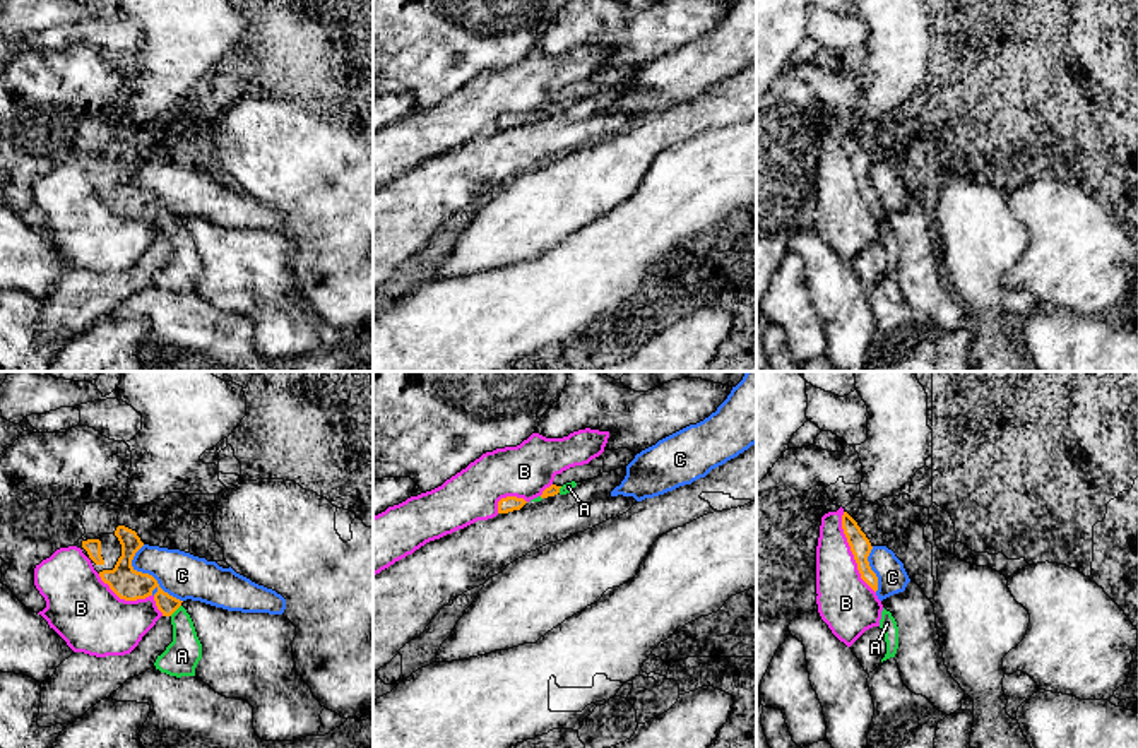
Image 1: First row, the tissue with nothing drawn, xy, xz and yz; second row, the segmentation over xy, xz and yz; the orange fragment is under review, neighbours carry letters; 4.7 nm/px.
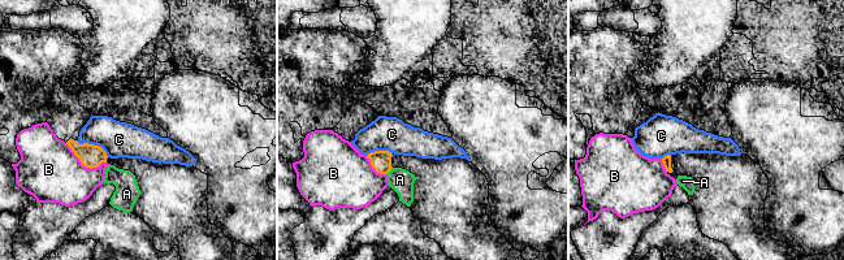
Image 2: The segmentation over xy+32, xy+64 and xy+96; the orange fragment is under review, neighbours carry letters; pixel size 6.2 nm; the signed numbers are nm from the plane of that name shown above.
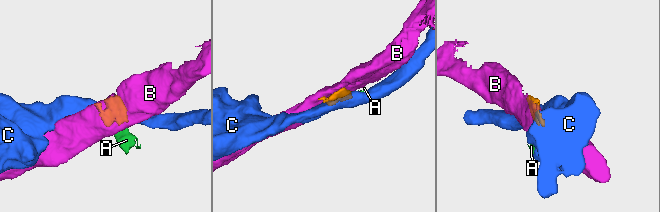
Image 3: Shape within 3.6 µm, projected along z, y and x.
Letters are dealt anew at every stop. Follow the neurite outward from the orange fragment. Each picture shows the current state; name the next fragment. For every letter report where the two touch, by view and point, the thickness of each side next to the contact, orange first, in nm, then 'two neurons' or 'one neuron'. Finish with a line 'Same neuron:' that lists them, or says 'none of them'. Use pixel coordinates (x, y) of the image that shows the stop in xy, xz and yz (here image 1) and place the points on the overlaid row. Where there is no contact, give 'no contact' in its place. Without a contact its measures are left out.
A: contact xy (175, 610); calibres 150 and 160 nm; one neuron
B: contact yz (853, 553); calibres 100 and 280 nm; two neurons
C: contact xy (148, 574); calibres 150 and 220 nm; two neurons
Same neuron: A

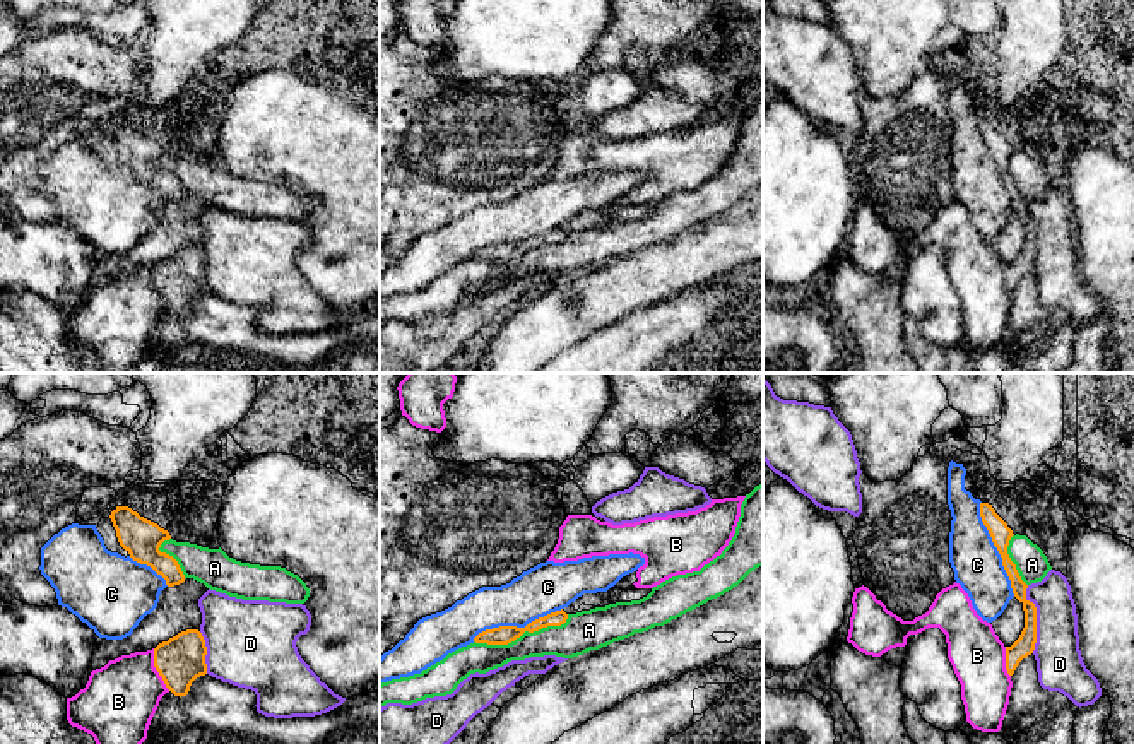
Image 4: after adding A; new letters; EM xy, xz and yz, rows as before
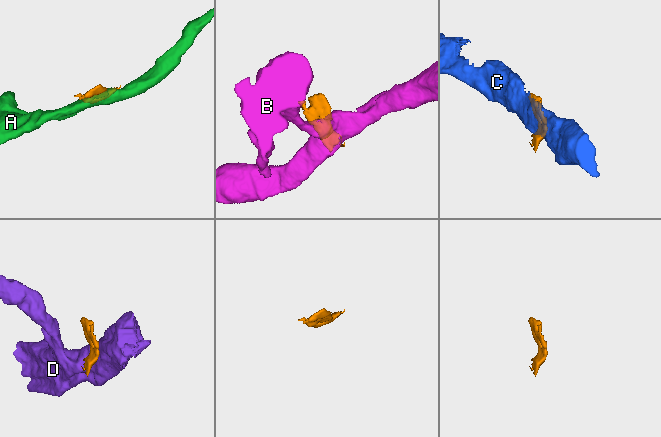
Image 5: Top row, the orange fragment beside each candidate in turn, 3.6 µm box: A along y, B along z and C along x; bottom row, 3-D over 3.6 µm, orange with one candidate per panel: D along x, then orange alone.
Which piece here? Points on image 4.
A: contact xz (522, 633); calibres 90 and 170 nm; two neurons
B: contact xy (156, 669); calibres 220 and 360 nm; two neurons
C: contact yz (998, 549); calibres 100 and 240 nm; two neurons
D: contact yz (1035, 620); calibres 90 and 220 nm; two neurons
Same neuron: none of them

